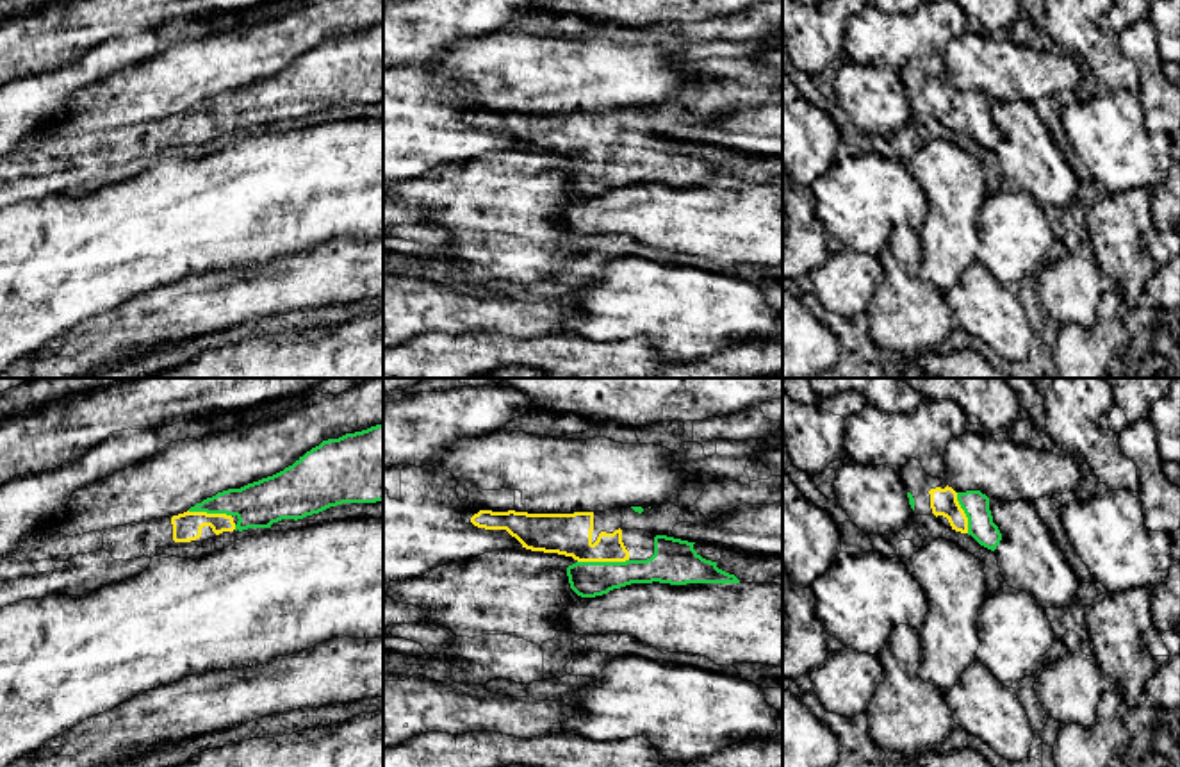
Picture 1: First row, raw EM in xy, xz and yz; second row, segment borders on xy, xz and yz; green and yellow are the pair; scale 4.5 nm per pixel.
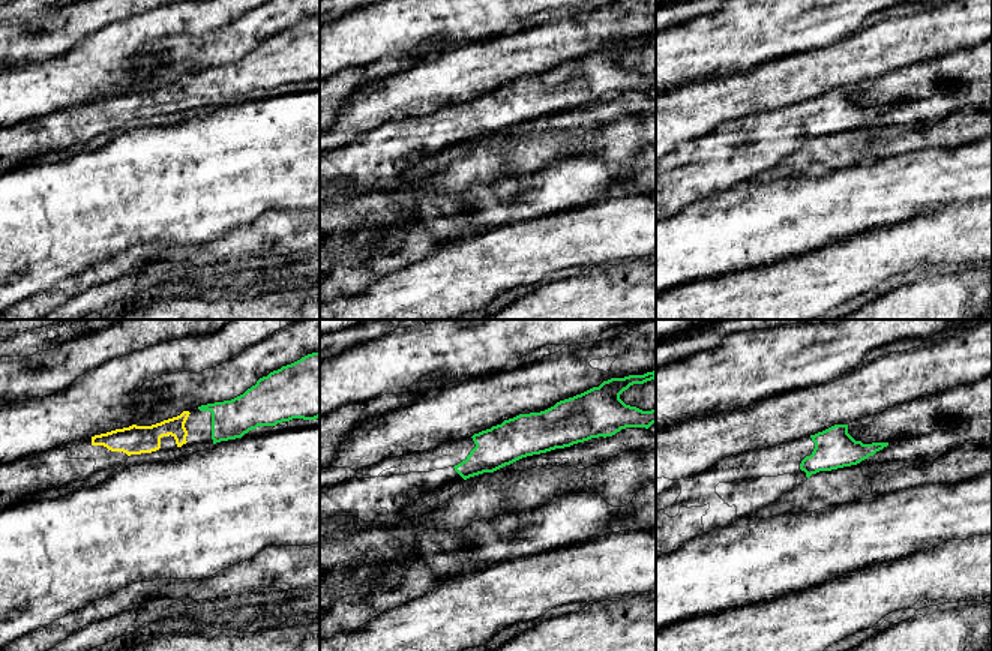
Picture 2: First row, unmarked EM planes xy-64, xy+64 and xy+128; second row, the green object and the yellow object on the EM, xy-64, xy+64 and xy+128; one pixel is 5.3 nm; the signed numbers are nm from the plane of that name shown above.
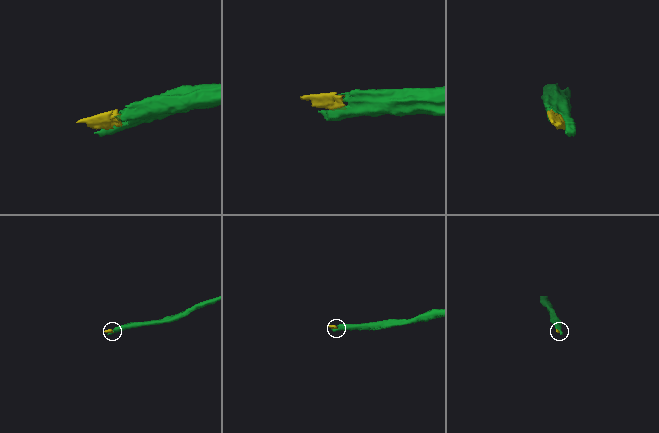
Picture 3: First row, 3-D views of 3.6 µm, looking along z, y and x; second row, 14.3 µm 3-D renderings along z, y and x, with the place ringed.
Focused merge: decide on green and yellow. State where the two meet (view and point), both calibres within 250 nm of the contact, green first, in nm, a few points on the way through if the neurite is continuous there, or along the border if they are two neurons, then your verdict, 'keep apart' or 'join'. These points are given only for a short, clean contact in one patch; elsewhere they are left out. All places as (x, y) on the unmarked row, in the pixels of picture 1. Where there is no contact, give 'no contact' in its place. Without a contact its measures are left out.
contact xz (603, 163); calibres 160 and 190 nm; join

